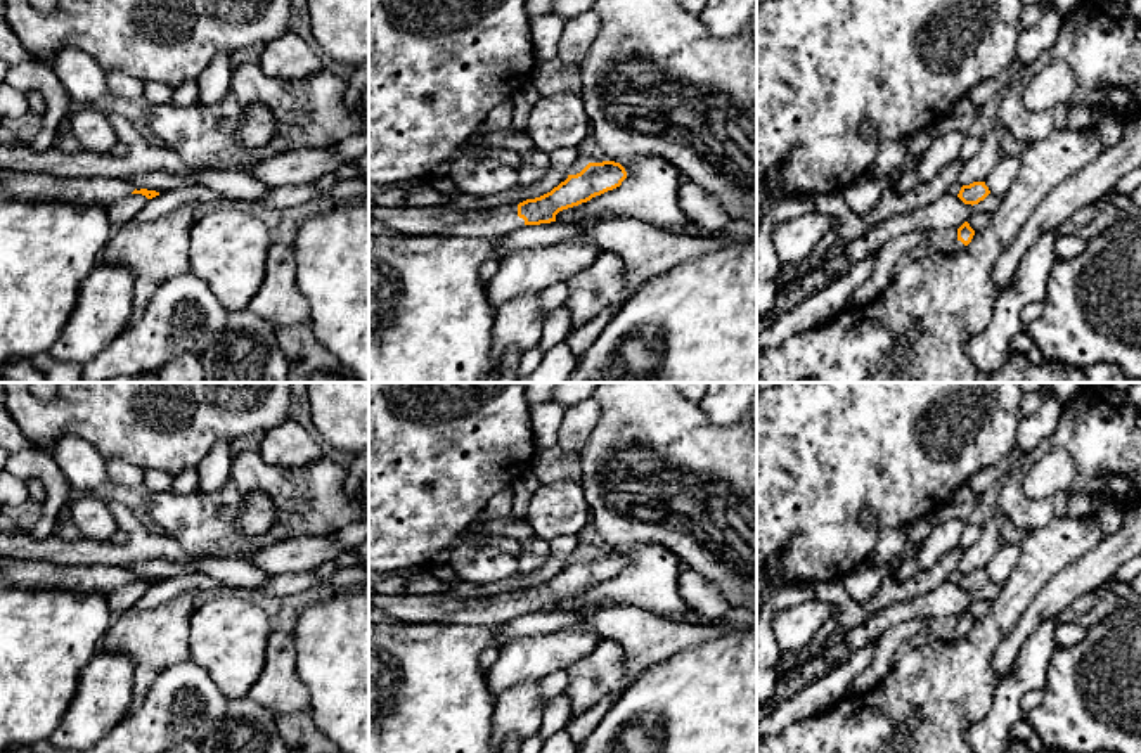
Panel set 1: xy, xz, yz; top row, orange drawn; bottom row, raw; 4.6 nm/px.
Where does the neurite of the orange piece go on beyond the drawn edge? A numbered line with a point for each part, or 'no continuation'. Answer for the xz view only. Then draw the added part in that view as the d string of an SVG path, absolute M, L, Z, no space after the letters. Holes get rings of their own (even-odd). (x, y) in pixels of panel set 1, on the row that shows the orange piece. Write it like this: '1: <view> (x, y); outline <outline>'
1: xz (502, 220); outline M502 204L487 209L457 211L447 206L384 208L374 206L369 218L403 235L459 235L459 237L511 237L525 227L518 216L518 204Z

